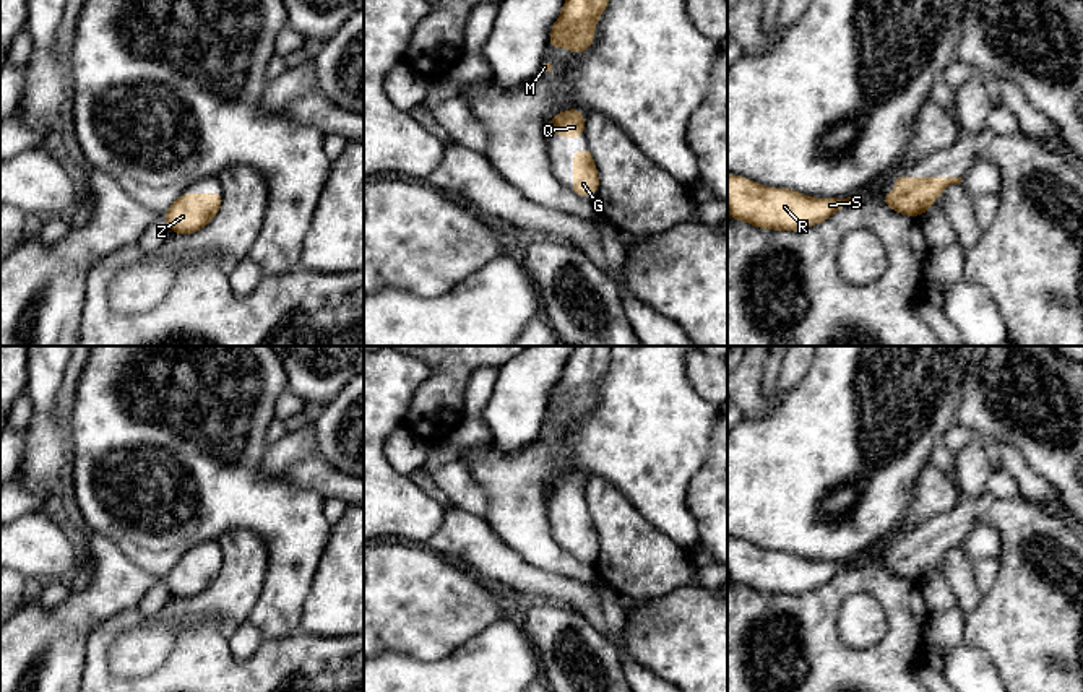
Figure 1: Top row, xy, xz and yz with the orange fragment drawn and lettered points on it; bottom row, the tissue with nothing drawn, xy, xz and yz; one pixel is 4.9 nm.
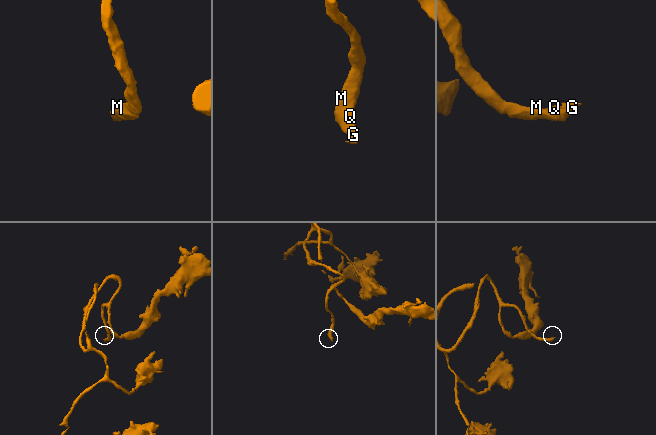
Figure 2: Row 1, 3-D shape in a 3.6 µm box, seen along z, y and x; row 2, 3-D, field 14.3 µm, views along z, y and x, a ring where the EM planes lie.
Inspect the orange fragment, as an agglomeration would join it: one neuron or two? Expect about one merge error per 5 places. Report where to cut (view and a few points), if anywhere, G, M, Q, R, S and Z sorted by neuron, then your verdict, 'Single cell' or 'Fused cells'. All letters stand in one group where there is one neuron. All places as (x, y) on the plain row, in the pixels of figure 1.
No split. Groups: G M Q R S Z. Single cell

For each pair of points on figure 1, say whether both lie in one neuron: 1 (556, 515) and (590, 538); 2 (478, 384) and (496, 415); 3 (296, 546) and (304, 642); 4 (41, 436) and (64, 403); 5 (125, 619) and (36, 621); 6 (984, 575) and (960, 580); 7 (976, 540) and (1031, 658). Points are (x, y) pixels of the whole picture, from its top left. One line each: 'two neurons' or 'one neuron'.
1: one neuron
2: two neurons
3: two neurons
4: two neurons
5: two neurons
6: two neurons
7: two neurons

